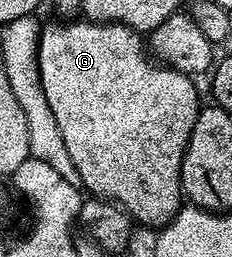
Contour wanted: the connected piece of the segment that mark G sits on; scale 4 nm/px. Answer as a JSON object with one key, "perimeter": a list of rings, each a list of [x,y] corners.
{"perimeter":[[[83,18],[73,19],[71,22],[56,22],[60,24],[45,23],[40,30],[40,45],[38,46],[38,70],[40,71],[40,91],[43,103],[48,104],[52,111],[52,120],[60,131],[60,140],[68,151],[68,160],[72,163],[74,171],[80,175],[79,183],[85,193],[93,197],[110,200],[120,205],[137,225],[149,224],[152,230],[159,230],[169,224],[182,207],[182,189],[180,186],[180,167],[192,127],[202,107],[202,96],[196,90],[196,81],[193,77],[182,74],[178,70],[161,66],[150,55],[149,49],[142,41],[141,33],[135,32],[124,24],[93,24]]]}

